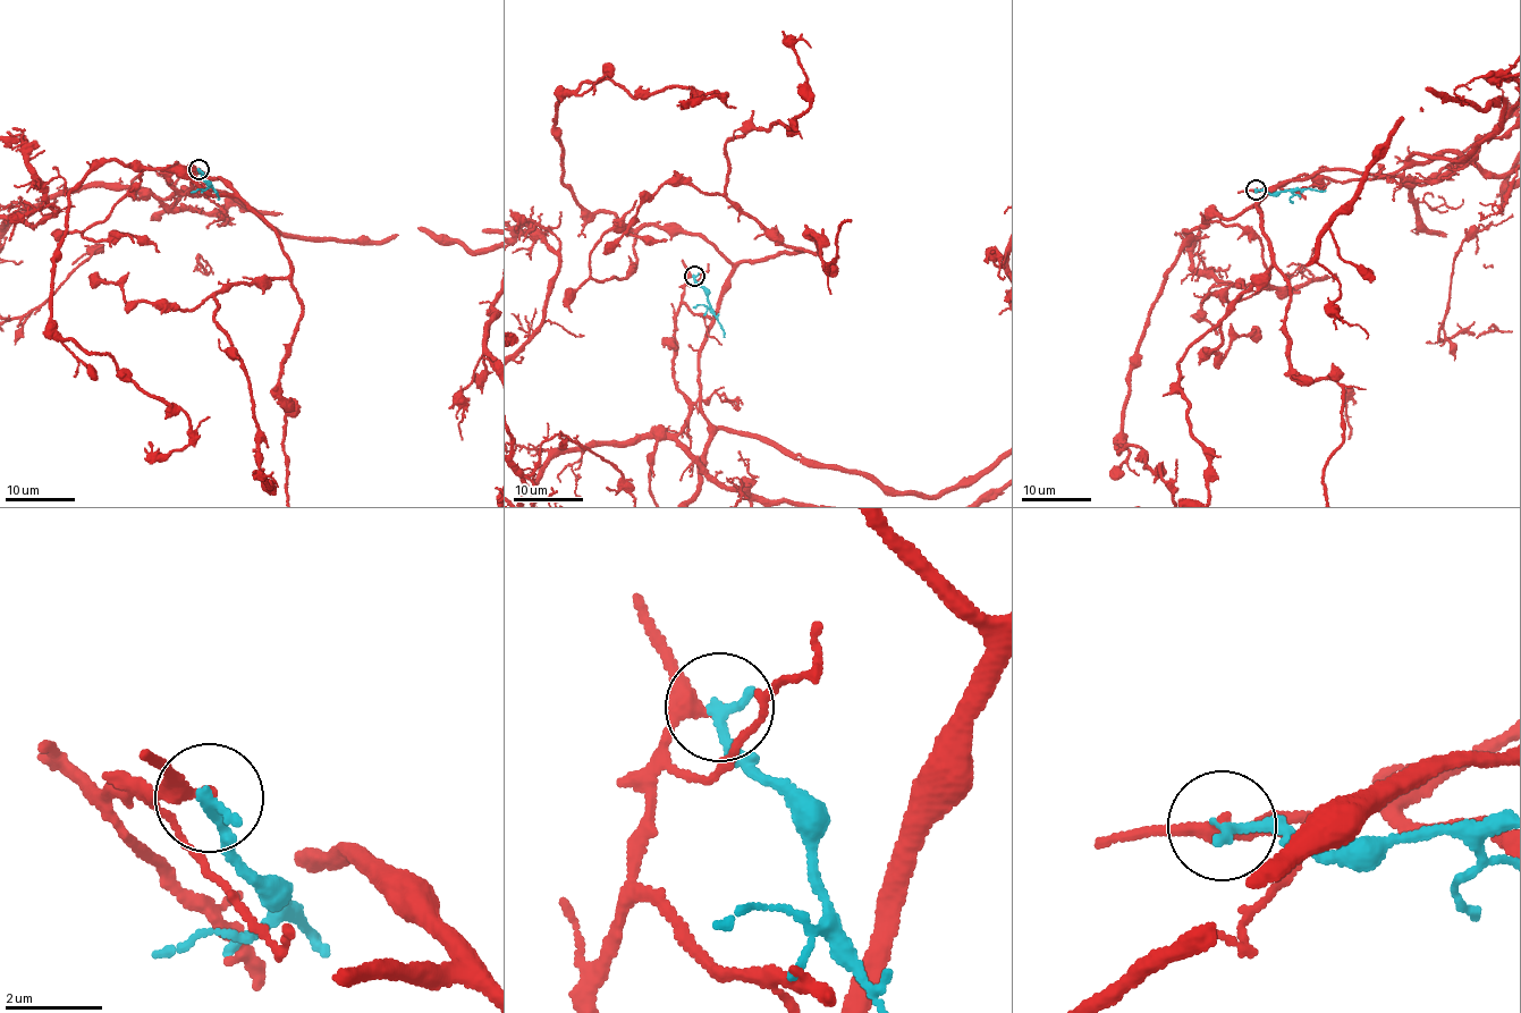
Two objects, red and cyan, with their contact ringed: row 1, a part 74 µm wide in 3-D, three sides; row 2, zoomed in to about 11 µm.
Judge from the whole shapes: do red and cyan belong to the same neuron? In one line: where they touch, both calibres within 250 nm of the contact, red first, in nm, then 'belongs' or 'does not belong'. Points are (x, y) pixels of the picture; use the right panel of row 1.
place (1256, 190); calibres 190 and 280 nm; does not belong

